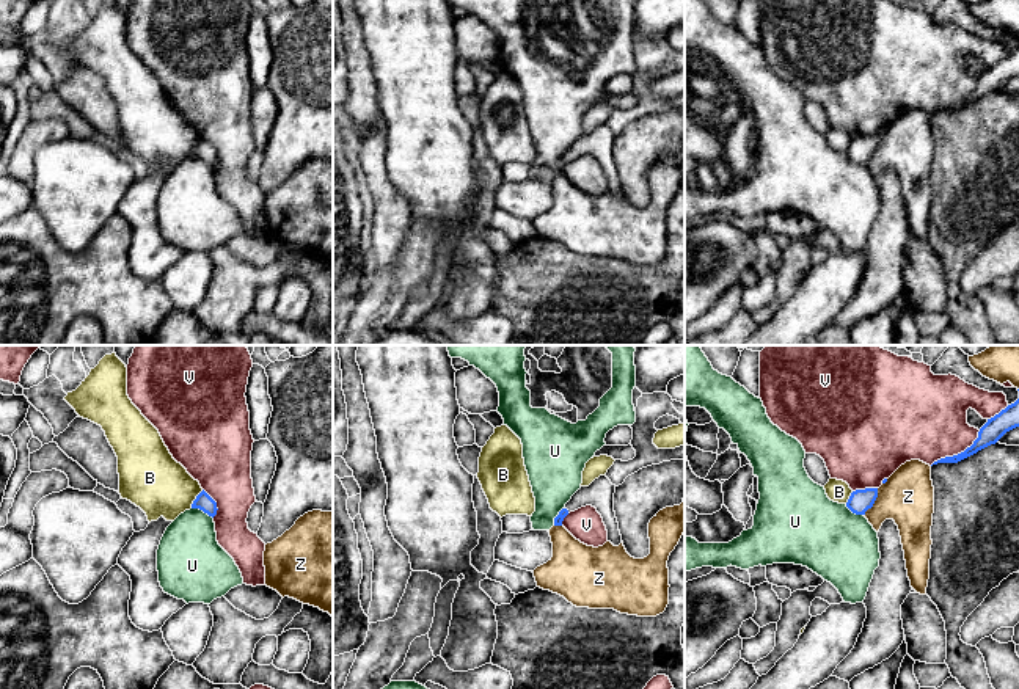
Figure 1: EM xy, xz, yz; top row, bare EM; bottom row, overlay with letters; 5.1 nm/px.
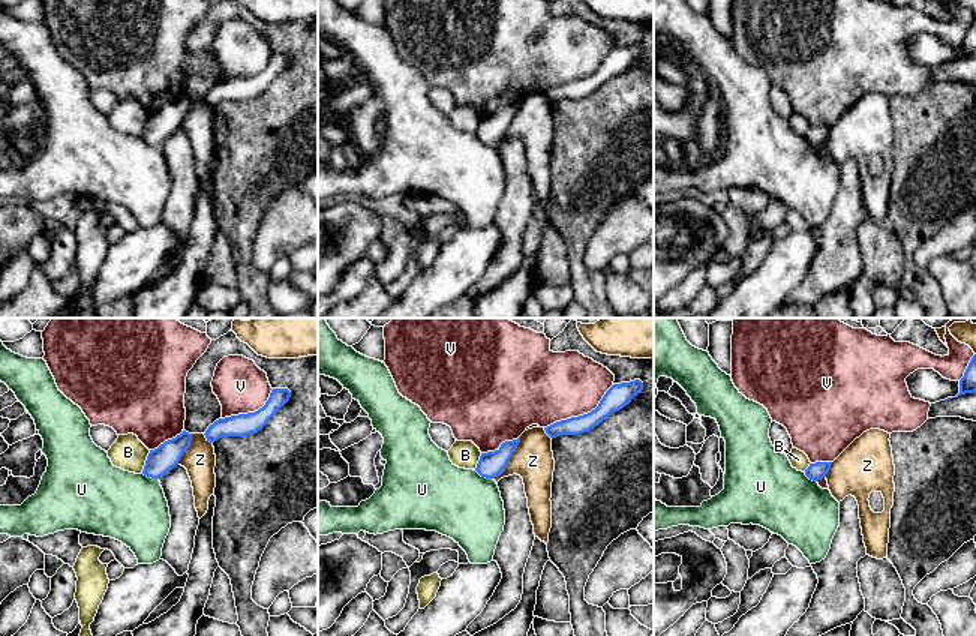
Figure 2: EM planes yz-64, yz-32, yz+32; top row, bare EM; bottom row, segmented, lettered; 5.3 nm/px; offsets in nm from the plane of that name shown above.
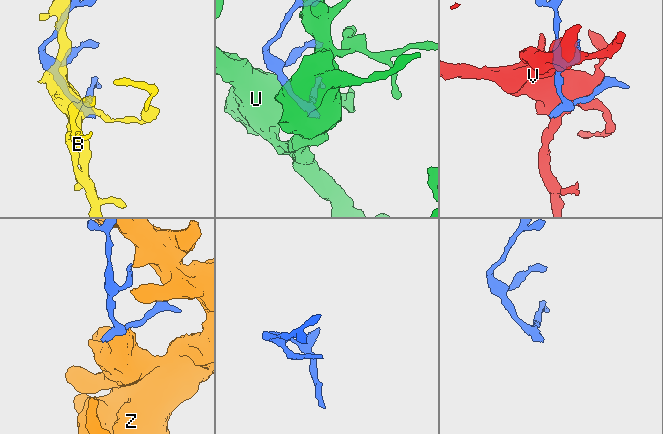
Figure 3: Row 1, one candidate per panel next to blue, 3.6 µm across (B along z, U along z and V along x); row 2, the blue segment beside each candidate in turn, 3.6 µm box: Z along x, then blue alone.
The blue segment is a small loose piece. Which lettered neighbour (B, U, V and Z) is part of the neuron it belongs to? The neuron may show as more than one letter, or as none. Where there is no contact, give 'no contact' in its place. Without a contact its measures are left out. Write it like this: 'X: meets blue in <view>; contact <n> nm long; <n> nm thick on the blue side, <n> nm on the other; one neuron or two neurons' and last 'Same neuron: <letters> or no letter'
B: meets blue in xy; contact 120 nm long; 90 nm thick on the blue side, 320 nm on the other; two neurons
U: meets blue in xy; contact 130 nm long; 90 nm thick on the blue side, 320 nm on the other; two neurons
V: meets blue in yz; contact 320 nm long; 110 nm thick on the blue side, 440 nm on the other; two neurons
Z: meets blue in yz; contact 160 nm long; 120 nm thick on the blue side, 280 nm on the other; two neurons
Same neuron: no letter

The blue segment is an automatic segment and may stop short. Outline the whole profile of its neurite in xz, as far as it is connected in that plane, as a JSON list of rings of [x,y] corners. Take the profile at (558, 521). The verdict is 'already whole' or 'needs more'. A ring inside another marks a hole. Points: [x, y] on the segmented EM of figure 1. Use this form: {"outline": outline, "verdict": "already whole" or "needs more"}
{"outline": [[[600,476],[589,487],[581,487],[554,518],[554,526],[562,526],[564,518],[581,507],[592,505],[601,515],[608,530],[608,541],[622,543],[619,523],[614,512],[615,485],[606,476]]], "verdict": "needs more"}

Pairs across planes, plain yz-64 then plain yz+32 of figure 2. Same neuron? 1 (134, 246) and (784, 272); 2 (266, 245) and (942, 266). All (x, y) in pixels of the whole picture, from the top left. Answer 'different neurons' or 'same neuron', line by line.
1: same neuron
2: different neurons

